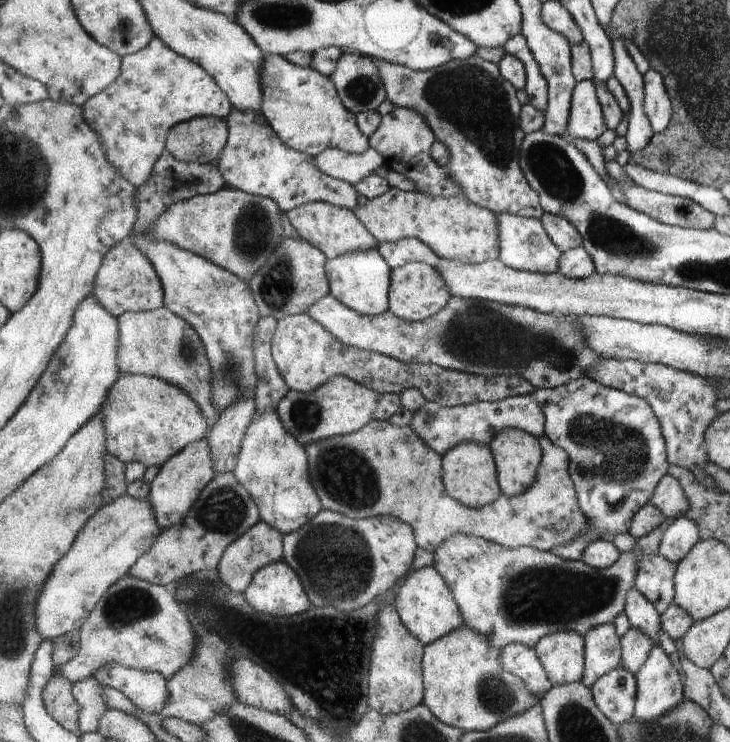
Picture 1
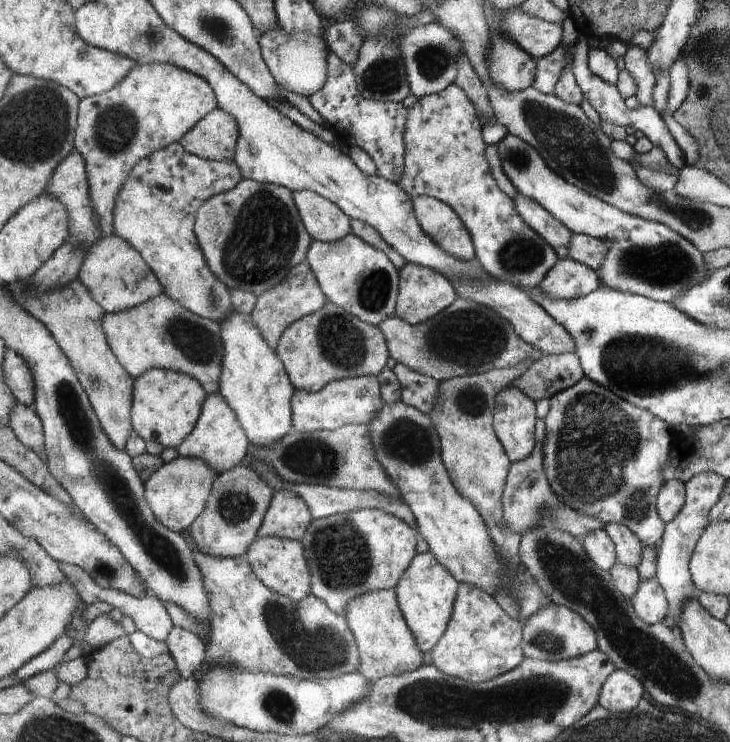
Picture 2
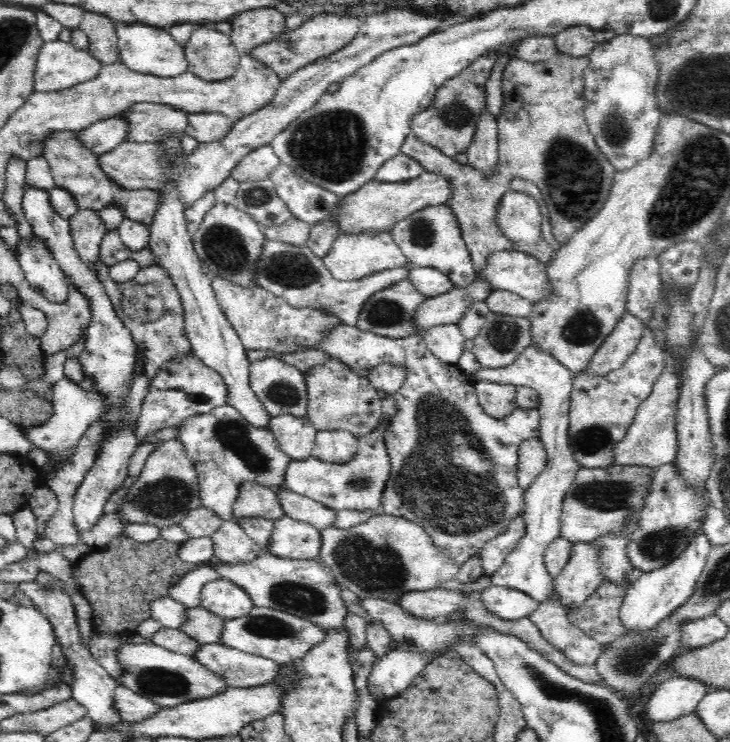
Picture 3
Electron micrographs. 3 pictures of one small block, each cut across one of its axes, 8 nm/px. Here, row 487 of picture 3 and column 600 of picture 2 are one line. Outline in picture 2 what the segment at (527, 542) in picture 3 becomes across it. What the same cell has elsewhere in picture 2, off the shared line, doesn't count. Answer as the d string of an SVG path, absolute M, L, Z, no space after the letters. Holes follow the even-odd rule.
M605 529L590 533L582 540L581 544L598 570L604 571L605 574L609 574L616 566L618 562L616 545Z

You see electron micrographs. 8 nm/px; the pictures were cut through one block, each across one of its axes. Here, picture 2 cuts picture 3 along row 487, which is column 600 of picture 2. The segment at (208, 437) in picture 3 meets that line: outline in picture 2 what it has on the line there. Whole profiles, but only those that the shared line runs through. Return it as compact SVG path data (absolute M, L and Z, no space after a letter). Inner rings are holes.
M517 135L507 136L497 146L503 170L517 191L539 202L573 233L596 237L609 246L603 267L598 271L602 285L653 301L671 303L685 290L699 285L708 275L703 254L677 232L663 224L626 214L569 183L548 166L534 146Z

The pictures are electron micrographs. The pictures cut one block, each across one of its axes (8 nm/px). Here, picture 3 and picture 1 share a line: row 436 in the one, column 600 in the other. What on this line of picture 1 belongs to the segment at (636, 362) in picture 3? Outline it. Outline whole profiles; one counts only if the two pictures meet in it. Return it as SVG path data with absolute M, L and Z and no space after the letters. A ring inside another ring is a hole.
M666 518L649 534L633 541L632 552L621 555L616 565L608 569L596 569L581 561L561 558L551 551L533 547L510 549L496 542L489 542L477 535L456 534L445 540L436 550L435 568L444 576L445 582L456 598L467 625L485 635L495 646L506 647L521 643L535 648L543 637L561 631L577 631L585 636L594 626L612 623L624 610L624 598L635 585L636 558L641 554L655 554L661 537L672 520Z

